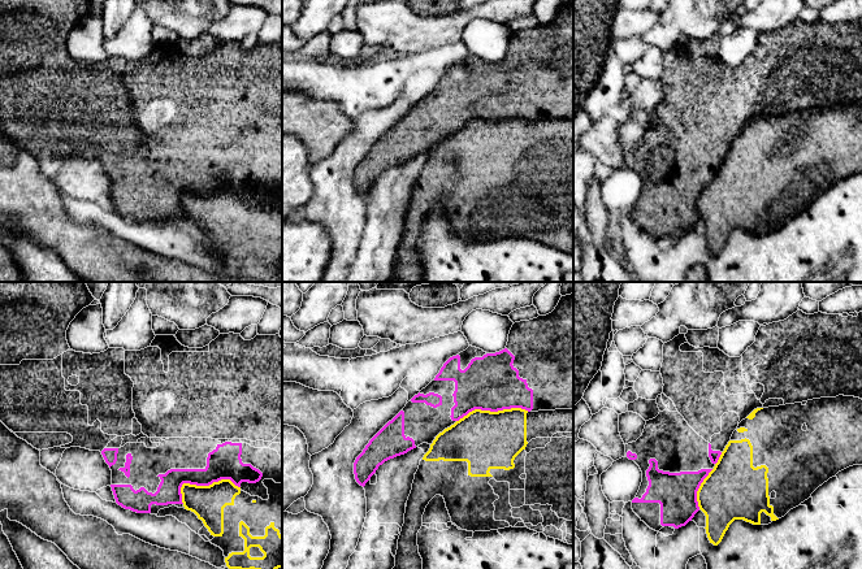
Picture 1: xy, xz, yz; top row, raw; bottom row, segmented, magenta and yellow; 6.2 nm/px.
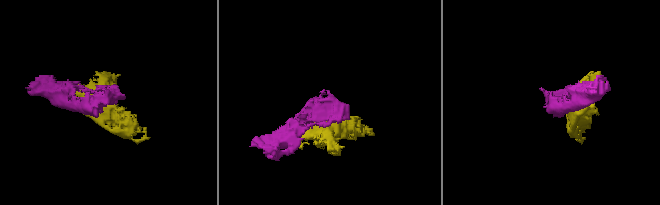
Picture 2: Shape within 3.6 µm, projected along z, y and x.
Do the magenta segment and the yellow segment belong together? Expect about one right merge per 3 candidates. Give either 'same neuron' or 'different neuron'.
different neuron

